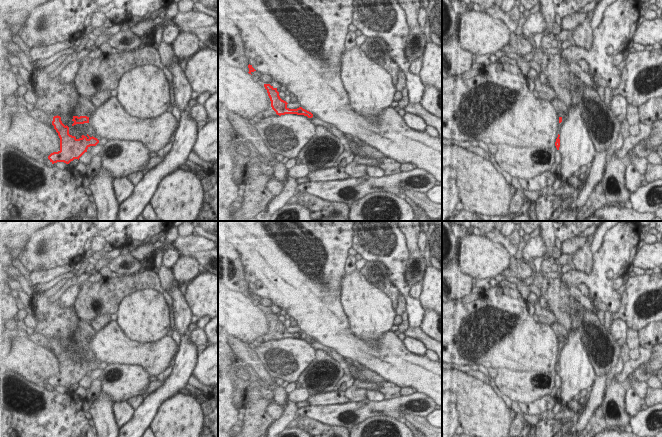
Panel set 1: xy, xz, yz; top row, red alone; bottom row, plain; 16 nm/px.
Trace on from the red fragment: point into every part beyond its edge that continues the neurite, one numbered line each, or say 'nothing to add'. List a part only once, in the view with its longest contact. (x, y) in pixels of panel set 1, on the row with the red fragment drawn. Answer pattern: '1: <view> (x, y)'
1: xy (84, 107)

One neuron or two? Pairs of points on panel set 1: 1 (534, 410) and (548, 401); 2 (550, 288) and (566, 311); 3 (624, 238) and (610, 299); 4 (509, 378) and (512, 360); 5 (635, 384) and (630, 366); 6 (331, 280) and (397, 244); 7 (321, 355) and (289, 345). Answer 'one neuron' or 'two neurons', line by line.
1: one neuron
2: one neuron
3: one neuron
4: two neurons
5: two neurons
6: two neurons
7: two neurons

